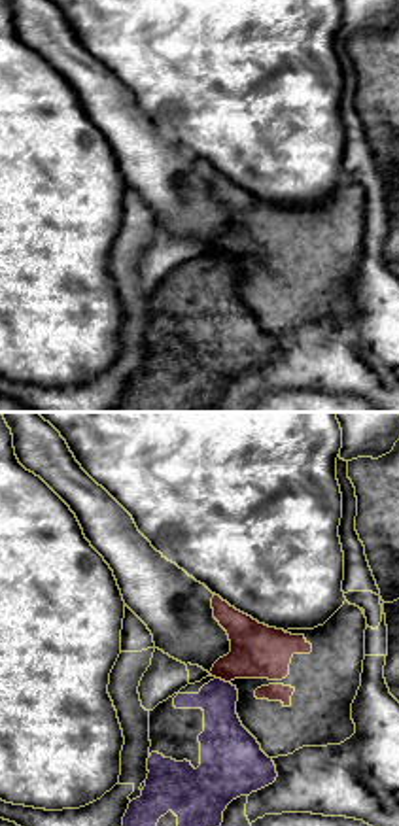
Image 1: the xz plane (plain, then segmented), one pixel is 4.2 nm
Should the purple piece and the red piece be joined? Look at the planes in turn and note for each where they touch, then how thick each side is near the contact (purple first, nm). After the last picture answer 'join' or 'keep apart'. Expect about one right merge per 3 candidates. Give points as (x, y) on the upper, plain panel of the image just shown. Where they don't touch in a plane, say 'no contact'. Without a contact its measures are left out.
meets purple at (224, 258); 190 nm thick on the purple side, 220 nm on the other

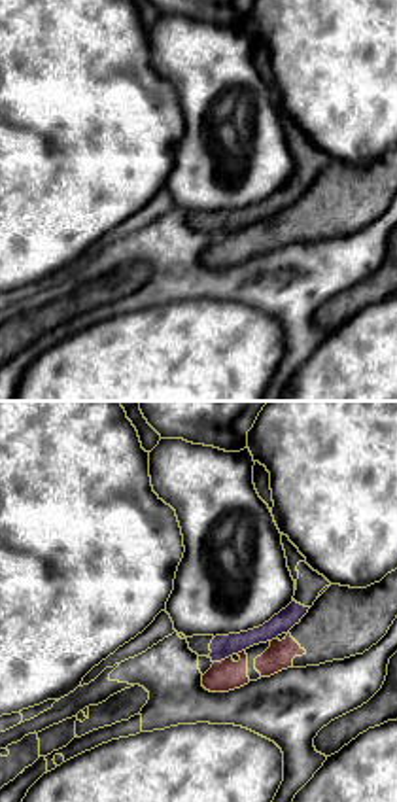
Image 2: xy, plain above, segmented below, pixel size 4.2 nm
meets purple at (222, 235); 100 nm thick on the purple side, 130 nm on the other

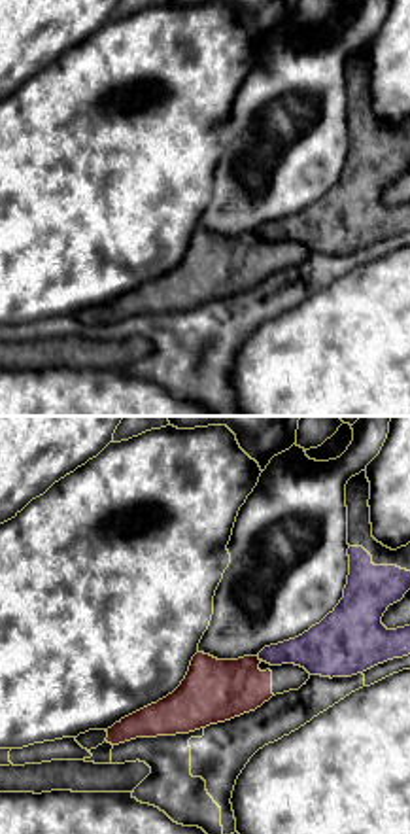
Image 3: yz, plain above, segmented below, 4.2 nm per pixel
meets purple at (259, 235); 180 nm thick on the purple side, 280 nm on the other

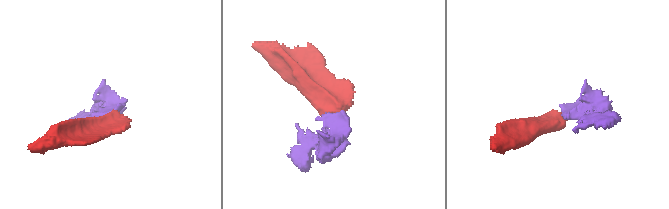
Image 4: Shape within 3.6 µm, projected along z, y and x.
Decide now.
keep apart

